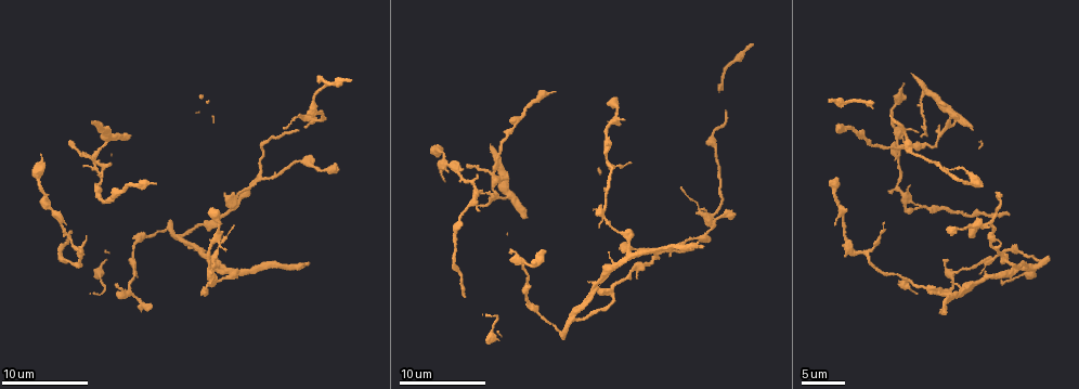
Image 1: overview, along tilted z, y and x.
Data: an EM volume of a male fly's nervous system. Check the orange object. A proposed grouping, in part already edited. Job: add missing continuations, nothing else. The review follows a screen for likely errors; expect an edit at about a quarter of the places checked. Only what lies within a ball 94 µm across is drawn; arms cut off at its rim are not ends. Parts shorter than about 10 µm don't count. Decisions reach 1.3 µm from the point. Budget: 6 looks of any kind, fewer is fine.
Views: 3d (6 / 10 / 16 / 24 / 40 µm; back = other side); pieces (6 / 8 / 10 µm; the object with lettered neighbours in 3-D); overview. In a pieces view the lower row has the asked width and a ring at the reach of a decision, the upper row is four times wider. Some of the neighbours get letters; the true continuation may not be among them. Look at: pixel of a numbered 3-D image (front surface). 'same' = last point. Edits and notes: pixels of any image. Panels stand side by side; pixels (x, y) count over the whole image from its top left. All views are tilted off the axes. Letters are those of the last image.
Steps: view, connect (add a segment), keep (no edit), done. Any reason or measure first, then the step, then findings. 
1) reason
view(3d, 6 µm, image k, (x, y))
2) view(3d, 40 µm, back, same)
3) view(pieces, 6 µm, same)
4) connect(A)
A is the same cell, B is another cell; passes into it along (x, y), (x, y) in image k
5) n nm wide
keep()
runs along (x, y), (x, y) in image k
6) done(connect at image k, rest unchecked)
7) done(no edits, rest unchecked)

branch stops here
view(pieces, 8 µm, image 1, (625, 249))

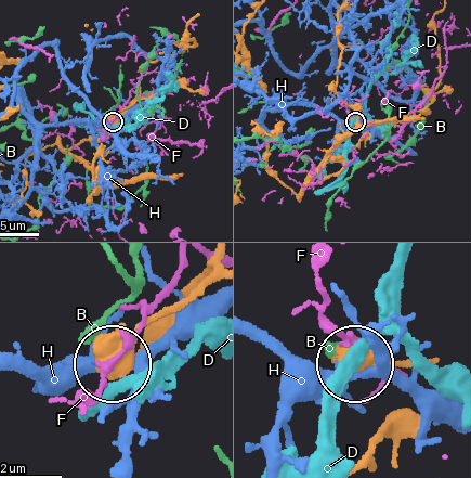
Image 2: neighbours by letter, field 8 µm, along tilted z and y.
keep()
B, D, F and H are other cells; none of them fits

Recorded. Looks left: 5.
branch stops here
view(pieces, 8 µm, image 1, (600, 289))

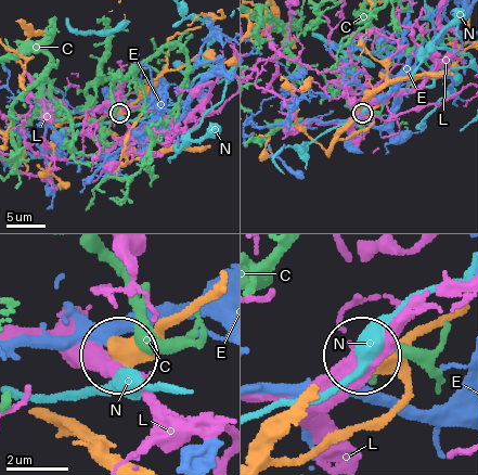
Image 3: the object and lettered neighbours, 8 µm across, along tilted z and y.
keep()
C, E, L and N are other cells; no lettered segment goes on from it

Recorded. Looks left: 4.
free end
view(3d, 6 µm, image 1, (945, 260))

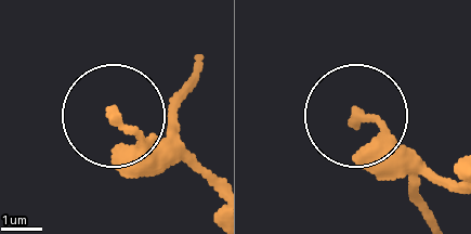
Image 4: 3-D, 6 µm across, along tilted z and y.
view(pieces, 6 µm, image 4, (360, 119))

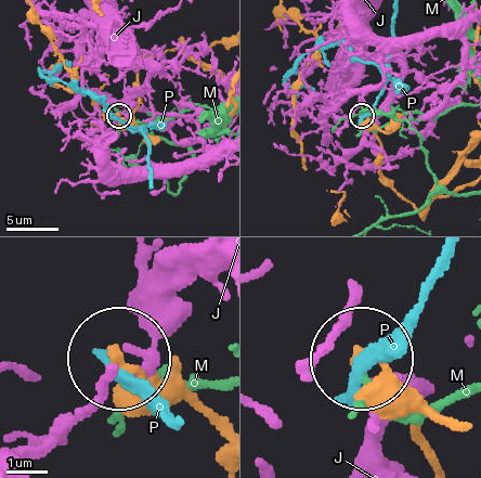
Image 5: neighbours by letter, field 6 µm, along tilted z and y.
keep()
J, M and P are other cells; no lettered segment goes on from it

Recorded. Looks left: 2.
done(no edits, rest unchecked)

